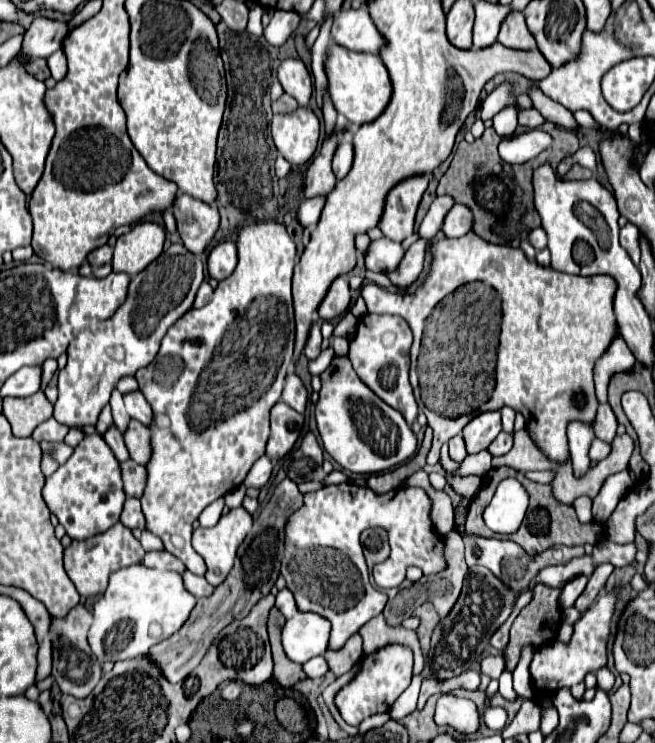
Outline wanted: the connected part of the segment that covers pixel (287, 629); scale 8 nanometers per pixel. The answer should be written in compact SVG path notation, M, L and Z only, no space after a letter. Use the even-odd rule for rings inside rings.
M299 612L283 626L285 654L297 664L305 664L329 648L329 634L331 622L327 618L313 612Z

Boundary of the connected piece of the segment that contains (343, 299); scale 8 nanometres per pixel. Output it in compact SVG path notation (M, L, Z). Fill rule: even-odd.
M343 274L341 278L337 278L337 282L333 282L333 286L329 288L329 294L325 296L325 302L321 302L319 306L319 316L323 320L335 320L341 318L351 304L351 288L349 288L349 276Z

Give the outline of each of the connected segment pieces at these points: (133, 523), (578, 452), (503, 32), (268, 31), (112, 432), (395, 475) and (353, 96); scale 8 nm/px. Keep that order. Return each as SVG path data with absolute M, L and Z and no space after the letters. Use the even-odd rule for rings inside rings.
M127 498L123 514L121 514L121 522L125 526L129 526L131 530L133 528L145 530L145 516L143 516L143 510L141 510L141 502L137 498Z
M571 422L567 428L567 438L569 438L569 448L571 448L573 474L577 474L577 478L581 478L591 470L589 446L595 440L595 432L589 424Z
M511 10L509 16L503 20L497 40L507 48L519 48L519 50L535 48L535 38L529 34L525 16L519 10Z
M275 10L269 26L265 26L265 38L273 46L283 46L297 32L299 22L301 22L301 16L297 16L295 12Z
M111 426L107 432L105 432L105 442L111 446L111 450L115 452L115 456L117 456L117 460L119 462L127 462L131 456L129 456L129 450L127 450L127 446L125 446L125 442L123 442L123 434L115 428L115 426Z
M427 428L421 448L417 450L417 454L409 462L405 462L403 466L399 466L395 470L383 472L383 474L371 474L367 478L367 486L373 492L377 492L377 494L385 494L389 490L397 490L405 478L409 478L411 474L415 474L417 470L421 470L425 466L425 458L427 458L429 450L431 450L431 430Z
M333 44L325 58L325 72L329 78L329 92L337 112L343 114L355 126L363 126L377 120L393 96L389 72L385 70L383 60L377 58L375 54L351 52Z

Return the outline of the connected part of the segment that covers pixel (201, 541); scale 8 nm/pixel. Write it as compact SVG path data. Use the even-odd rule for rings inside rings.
M241 506L221 516L213 528L197 528L193 532L193 548L207 564L207 582L219 586L233 568L237 548L253 526L253 516Z

